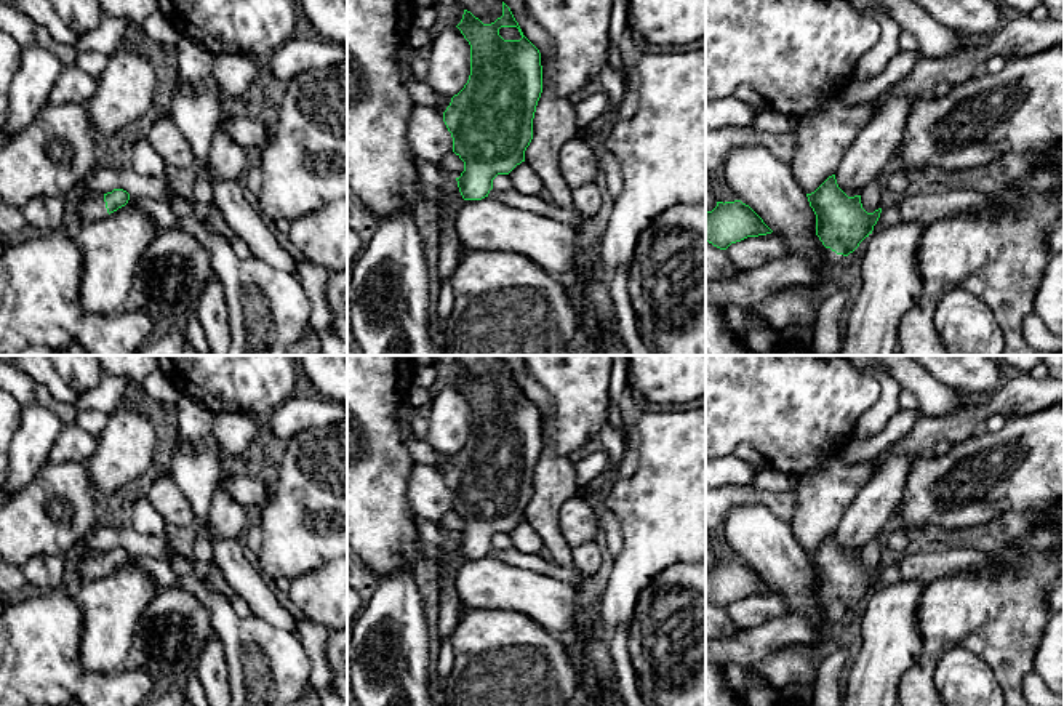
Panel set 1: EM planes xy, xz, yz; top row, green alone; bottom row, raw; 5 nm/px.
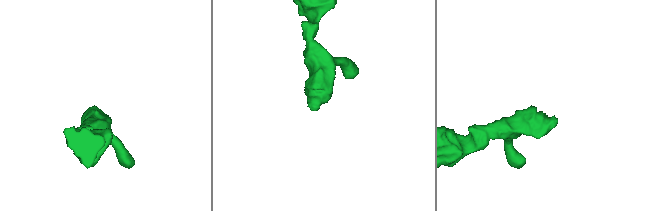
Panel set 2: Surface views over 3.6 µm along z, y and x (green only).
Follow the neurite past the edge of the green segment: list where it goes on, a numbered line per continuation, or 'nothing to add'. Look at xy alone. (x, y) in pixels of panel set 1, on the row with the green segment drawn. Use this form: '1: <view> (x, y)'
1: xy (92, 207)

